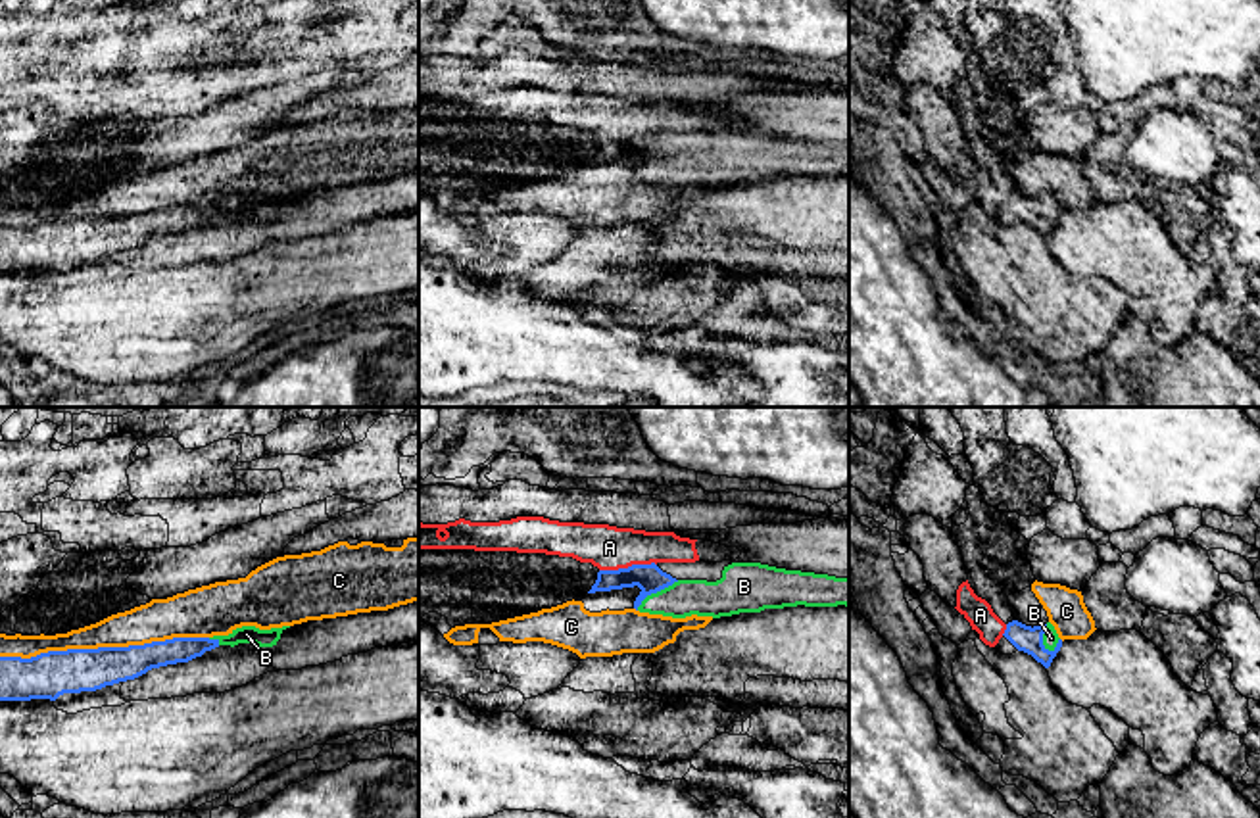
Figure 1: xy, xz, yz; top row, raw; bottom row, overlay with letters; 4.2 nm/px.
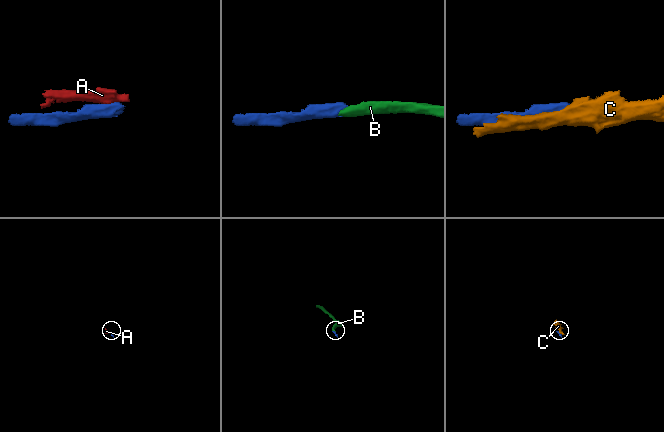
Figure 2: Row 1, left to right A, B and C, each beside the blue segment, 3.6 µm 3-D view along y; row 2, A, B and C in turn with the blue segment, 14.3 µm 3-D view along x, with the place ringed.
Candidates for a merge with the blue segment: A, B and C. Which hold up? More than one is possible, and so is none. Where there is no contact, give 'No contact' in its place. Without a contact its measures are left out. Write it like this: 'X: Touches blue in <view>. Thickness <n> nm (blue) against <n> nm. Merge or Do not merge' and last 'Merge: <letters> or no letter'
A: Touches blue in xz. Thickness 120 nm (blue) against 190 nm. Do not merge
B: Touches blue in xz. Thickness 120 nm (blue) against 160 nm. Merge
C: Touches blue in xy. Thickness 190 nm (blue) against 170 nm. Do not merge
Merge: B

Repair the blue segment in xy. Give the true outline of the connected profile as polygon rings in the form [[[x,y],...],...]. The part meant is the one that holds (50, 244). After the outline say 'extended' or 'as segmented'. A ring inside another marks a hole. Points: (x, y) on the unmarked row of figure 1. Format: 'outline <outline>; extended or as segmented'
outline [[[242,196],[229,205],[173,207],[129,217],[48,221],[31,229],[0,227],[0,271],[56,271],[63,263],[96,261],[134,250],[152,238],[188,232],[219,215],[273,217],[290,198]]]; extended

